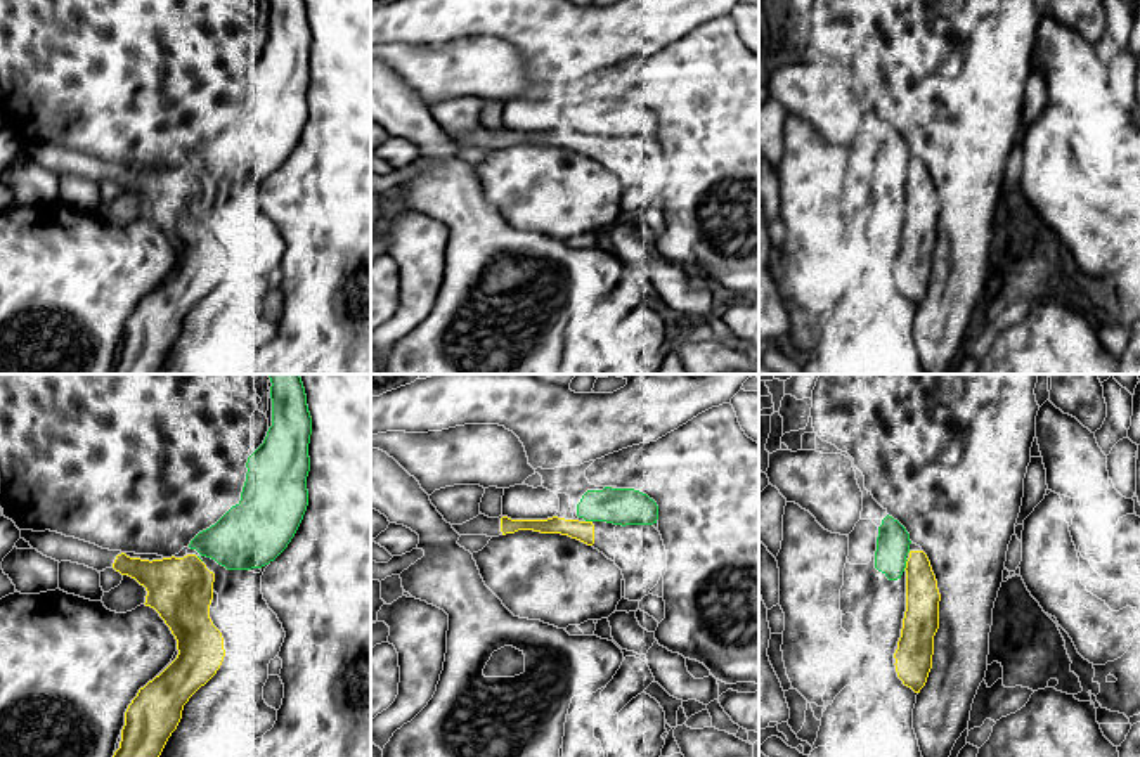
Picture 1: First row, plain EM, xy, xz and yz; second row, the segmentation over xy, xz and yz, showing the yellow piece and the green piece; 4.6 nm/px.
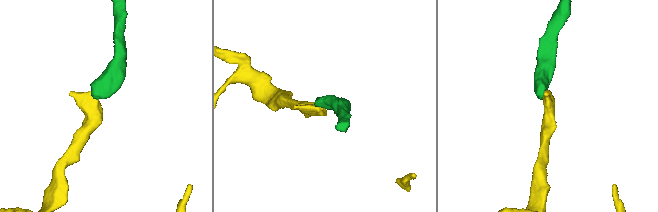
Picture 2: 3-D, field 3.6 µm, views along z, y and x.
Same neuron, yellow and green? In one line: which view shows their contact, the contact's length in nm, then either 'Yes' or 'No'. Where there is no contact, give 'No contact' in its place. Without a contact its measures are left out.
Touches yellow in yz. Shared border 50 nm. No

